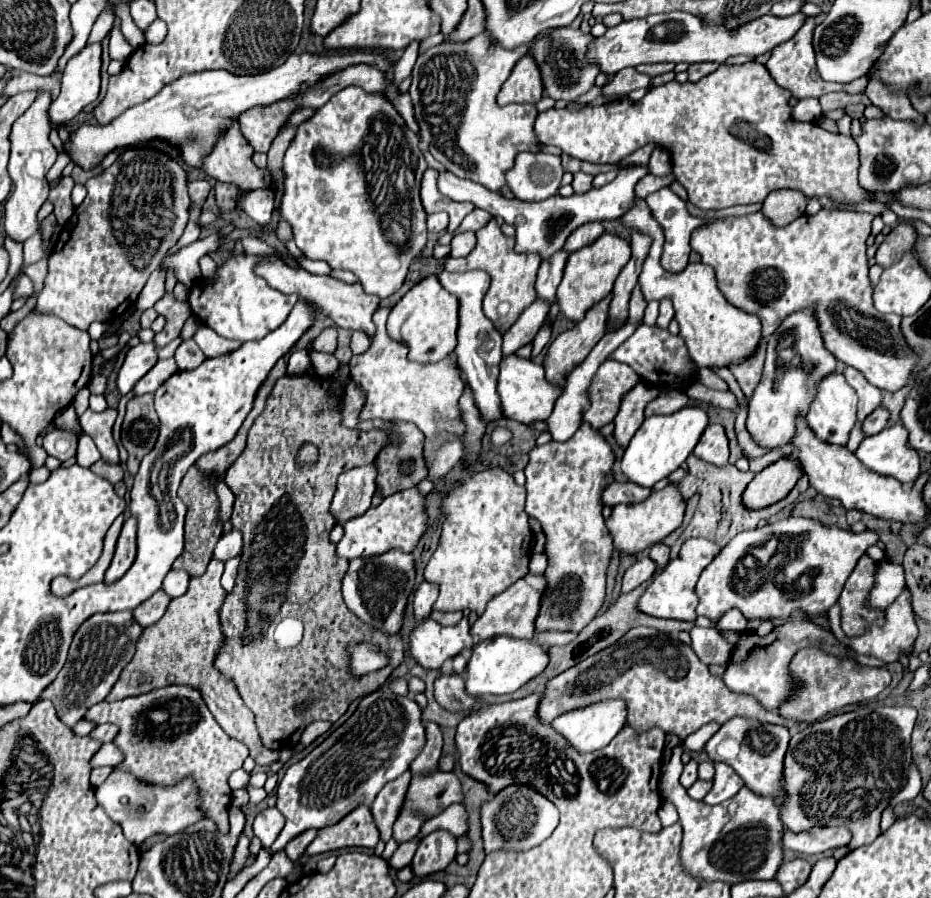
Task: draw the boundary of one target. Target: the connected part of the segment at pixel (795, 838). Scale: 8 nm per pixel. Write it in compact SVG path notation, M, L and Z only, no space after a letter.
M784 827L782 845L798 853L812 855L812 853L824 853L828 849L848 845L850 837L852 835L846 827L812 827L810 831L800 831L800 833L794 833Z

